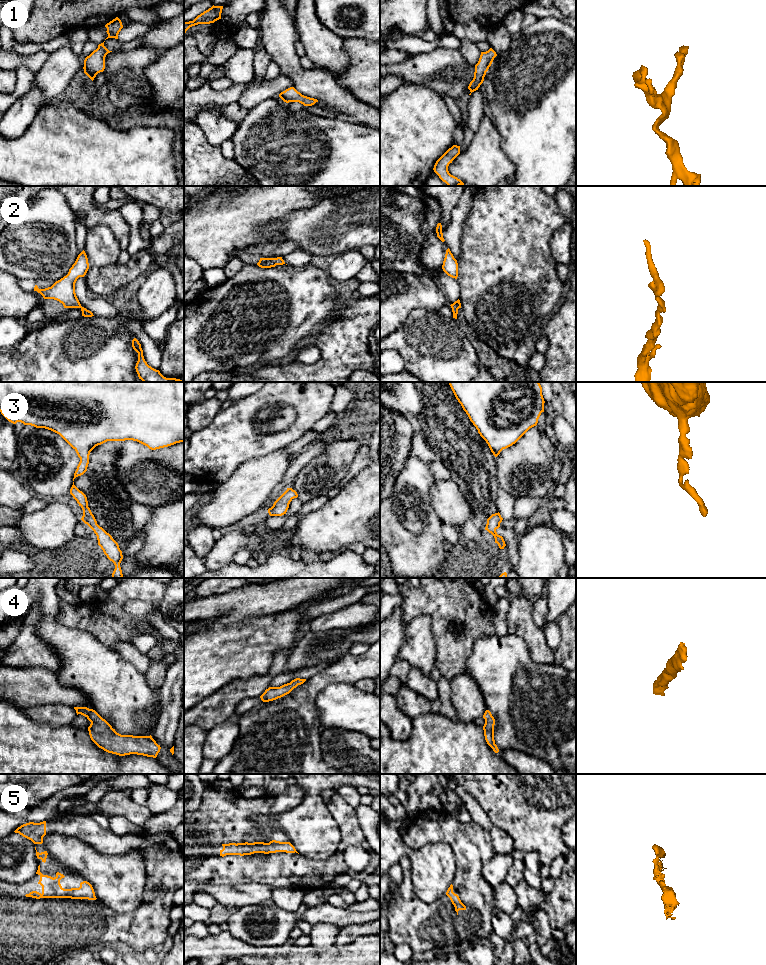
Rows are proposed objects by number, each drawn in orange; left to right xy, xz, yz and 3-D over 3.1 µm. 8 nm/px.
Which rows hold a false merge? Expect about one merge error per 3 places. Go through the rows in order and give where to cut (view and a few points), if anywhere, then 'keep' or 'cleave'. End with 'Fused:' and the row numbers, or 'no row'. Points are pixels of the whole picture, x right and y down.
1: cut none; keep
2: cut none; keep
3: cut none; keep
4: cut none; keep
5: cut none; keep
Fused: no row

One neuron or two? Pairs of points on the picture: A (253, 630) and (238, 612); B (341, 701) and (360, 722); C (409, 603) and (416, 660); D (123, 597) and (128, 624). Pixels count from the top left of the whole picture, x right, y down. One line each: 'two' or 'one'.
A: two
B: one
C: two
D: one

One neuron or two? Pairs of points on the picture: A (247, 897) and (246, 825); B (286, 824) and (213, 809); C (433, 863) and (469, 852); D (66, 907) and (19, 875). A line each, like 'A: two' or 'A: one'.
A: two
B: two
C: two
D: two

